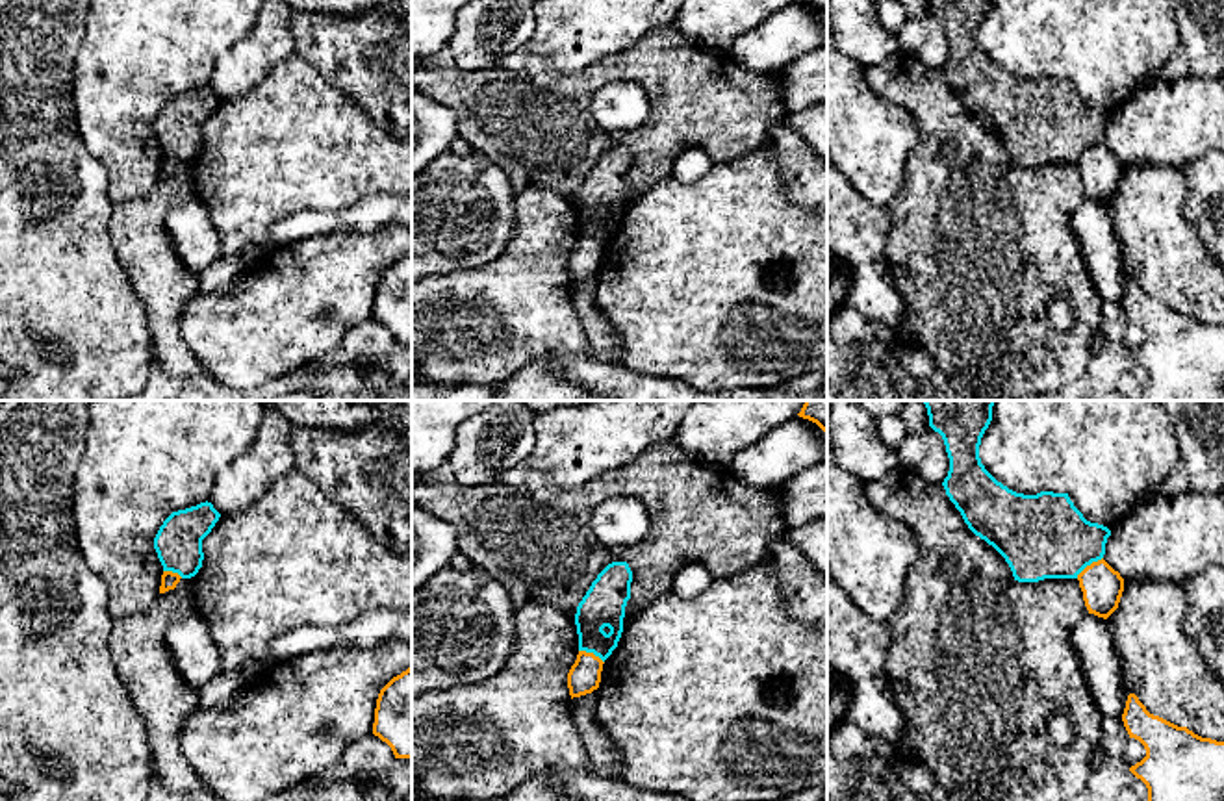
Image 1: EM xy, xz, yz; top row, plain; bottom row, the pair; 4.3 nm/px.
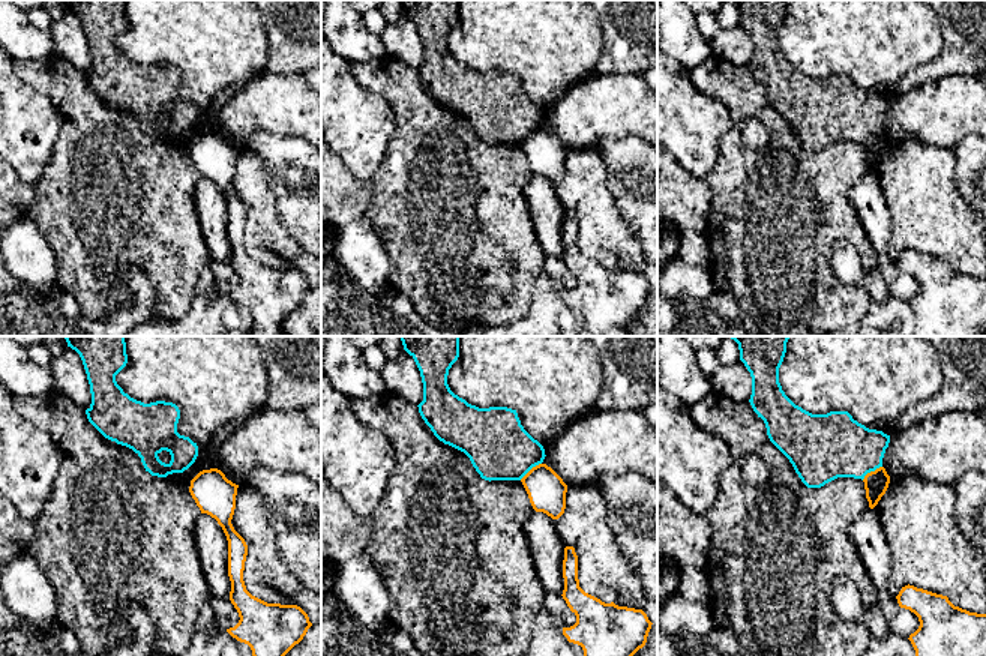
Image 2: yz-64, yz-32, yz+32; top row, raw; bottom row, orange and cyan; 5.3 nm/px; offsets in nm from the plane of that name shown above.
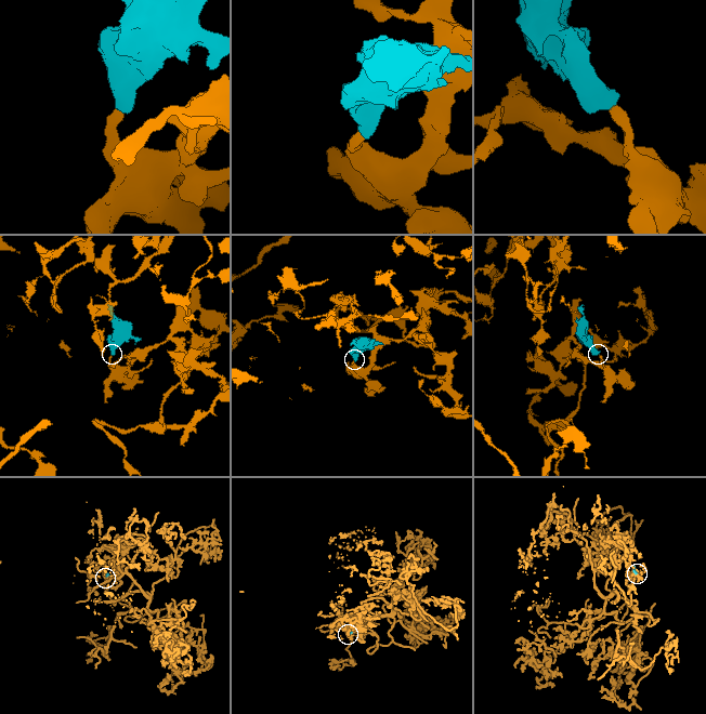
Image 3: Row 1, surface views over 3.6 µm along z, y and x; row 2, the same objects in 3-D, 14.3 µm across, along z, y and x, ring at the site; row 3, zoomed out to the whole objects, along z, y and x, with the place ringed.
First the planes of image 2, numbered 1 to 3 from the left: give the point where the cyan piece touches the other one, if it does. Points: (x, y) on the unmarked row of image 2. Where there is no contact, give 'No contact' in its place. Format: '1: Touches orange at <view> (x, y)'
1: No contact
2: Touches orange at yz-32 (532, 132)
3: Touches orange at yz+32 (871, 135)

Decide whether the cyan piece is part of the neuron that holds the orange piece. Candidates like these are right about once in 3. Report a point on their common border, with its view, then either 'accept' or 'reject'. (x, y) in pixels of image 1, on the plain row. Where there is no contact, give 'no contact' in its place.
yz (1091, 149) | reject

